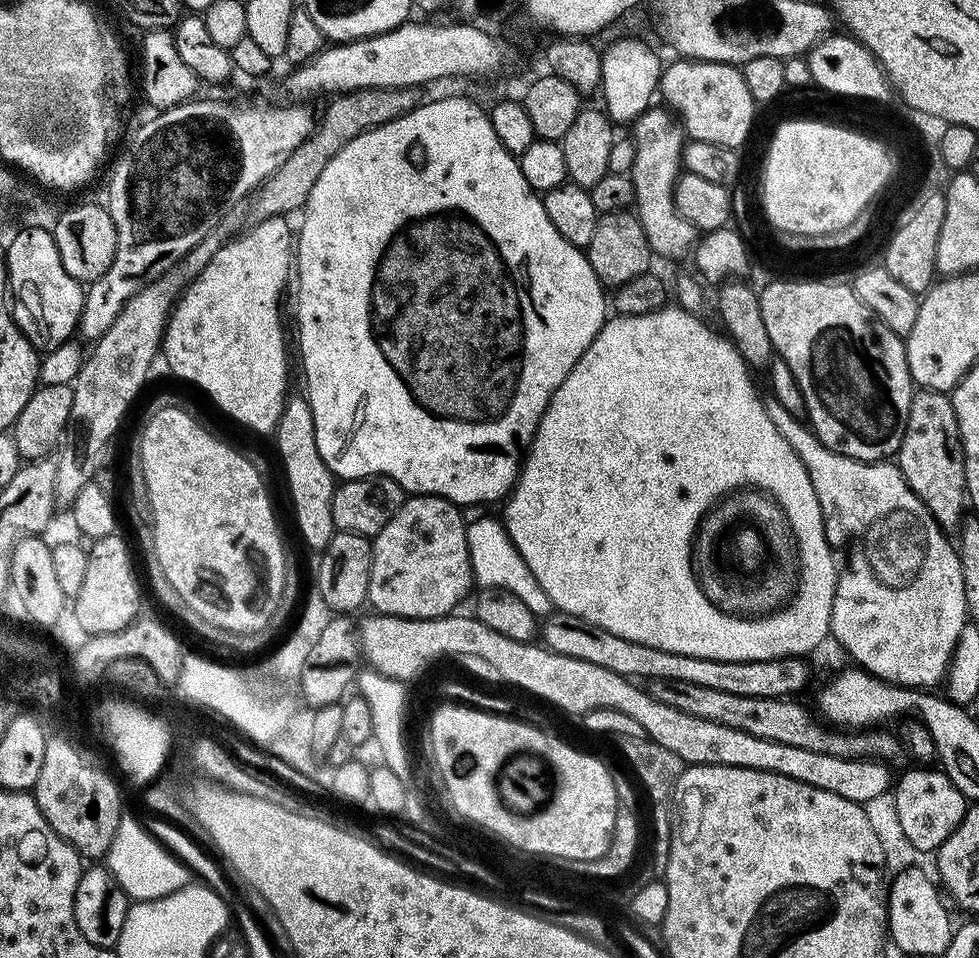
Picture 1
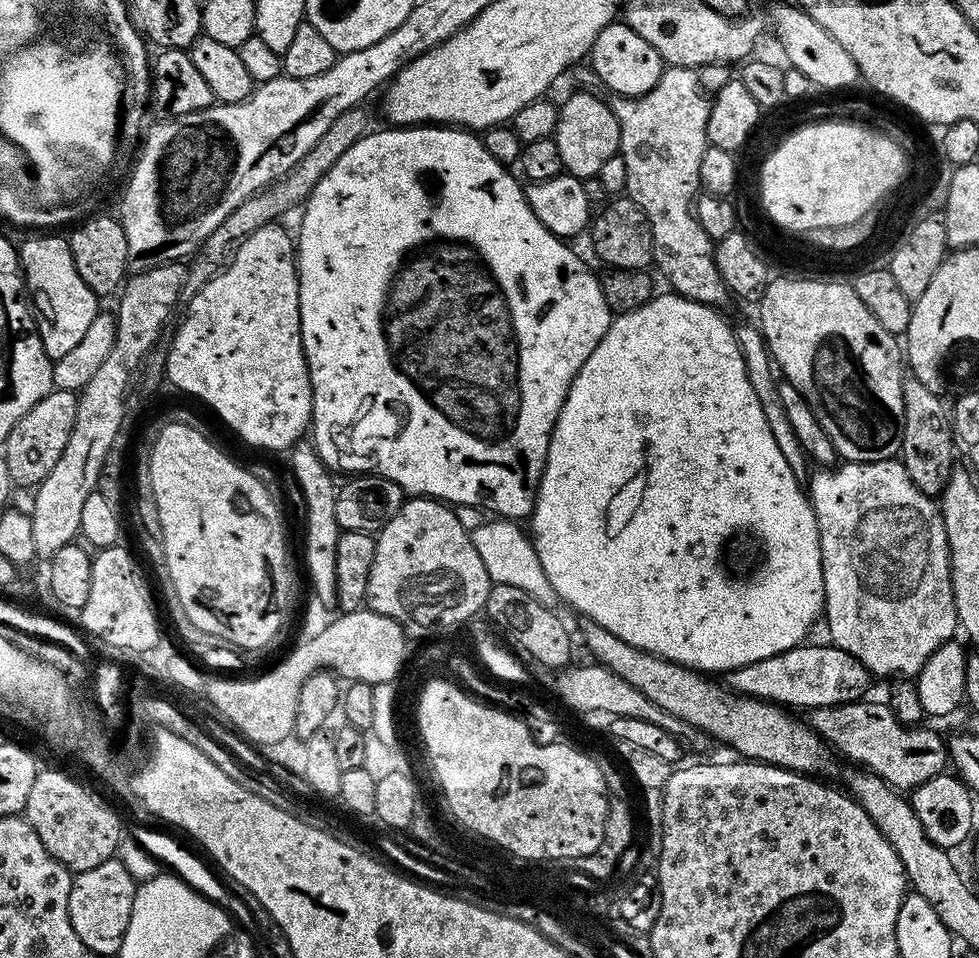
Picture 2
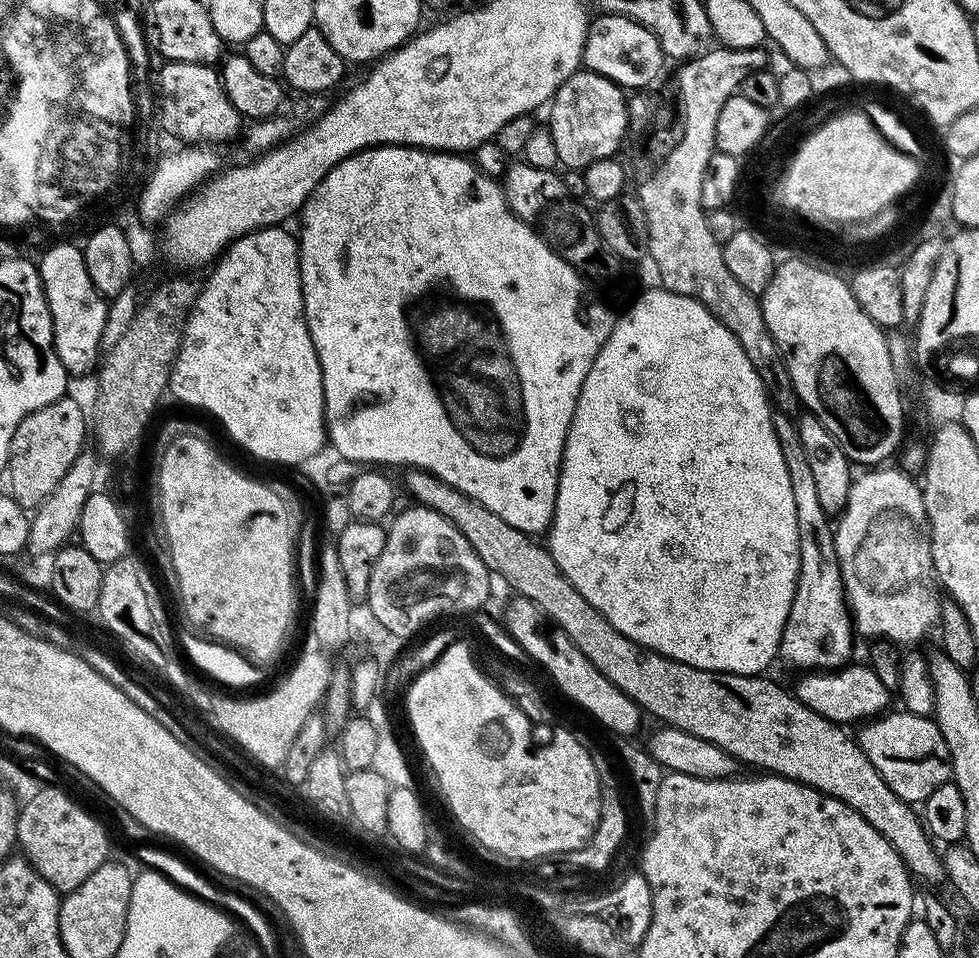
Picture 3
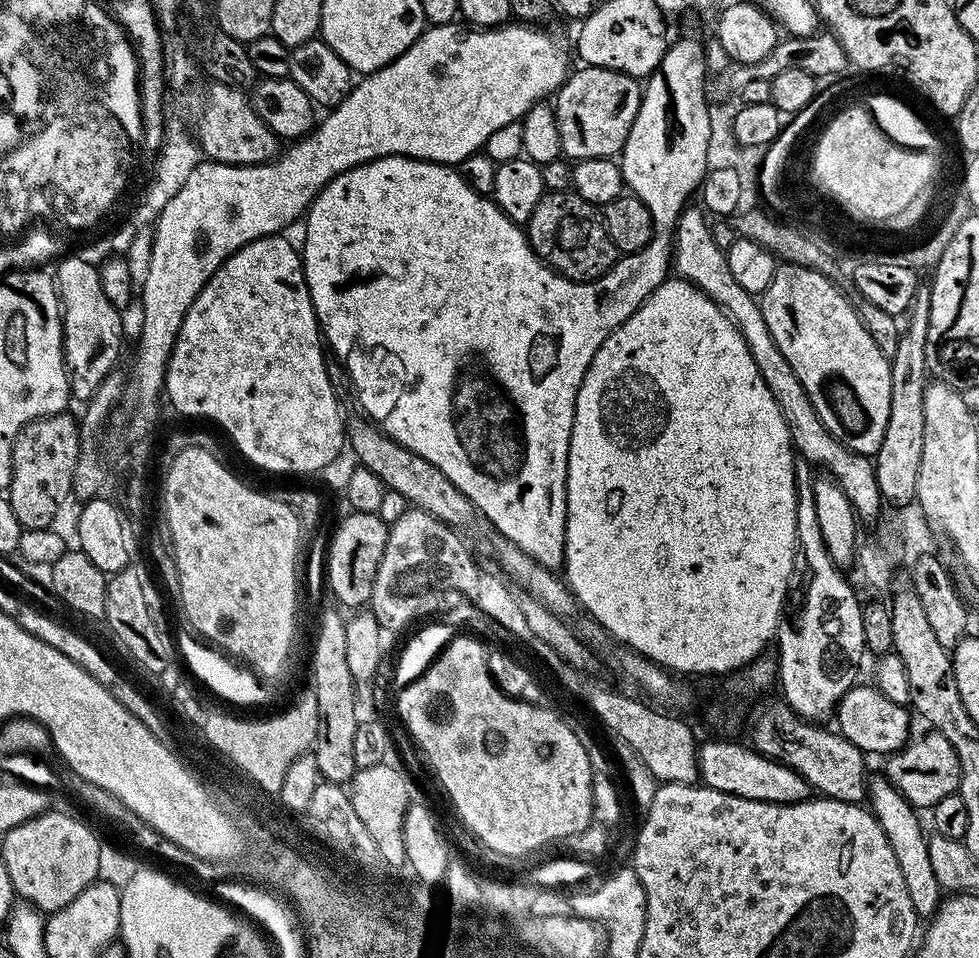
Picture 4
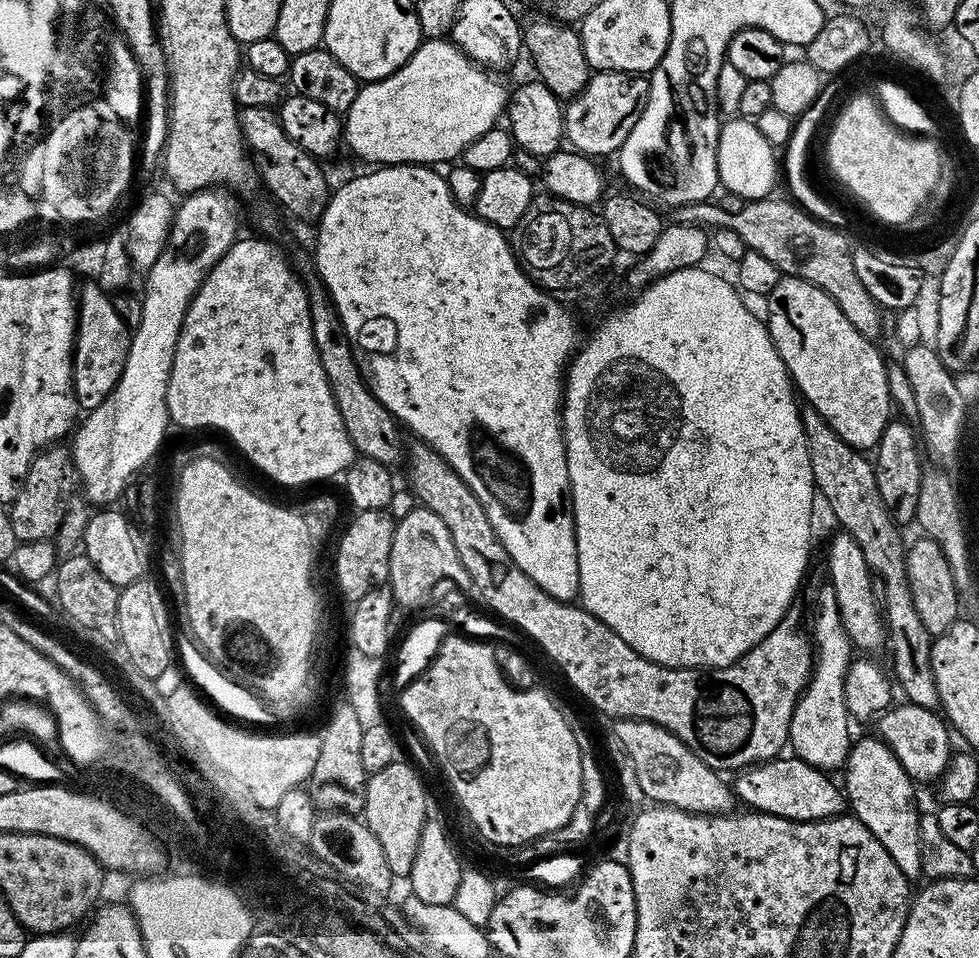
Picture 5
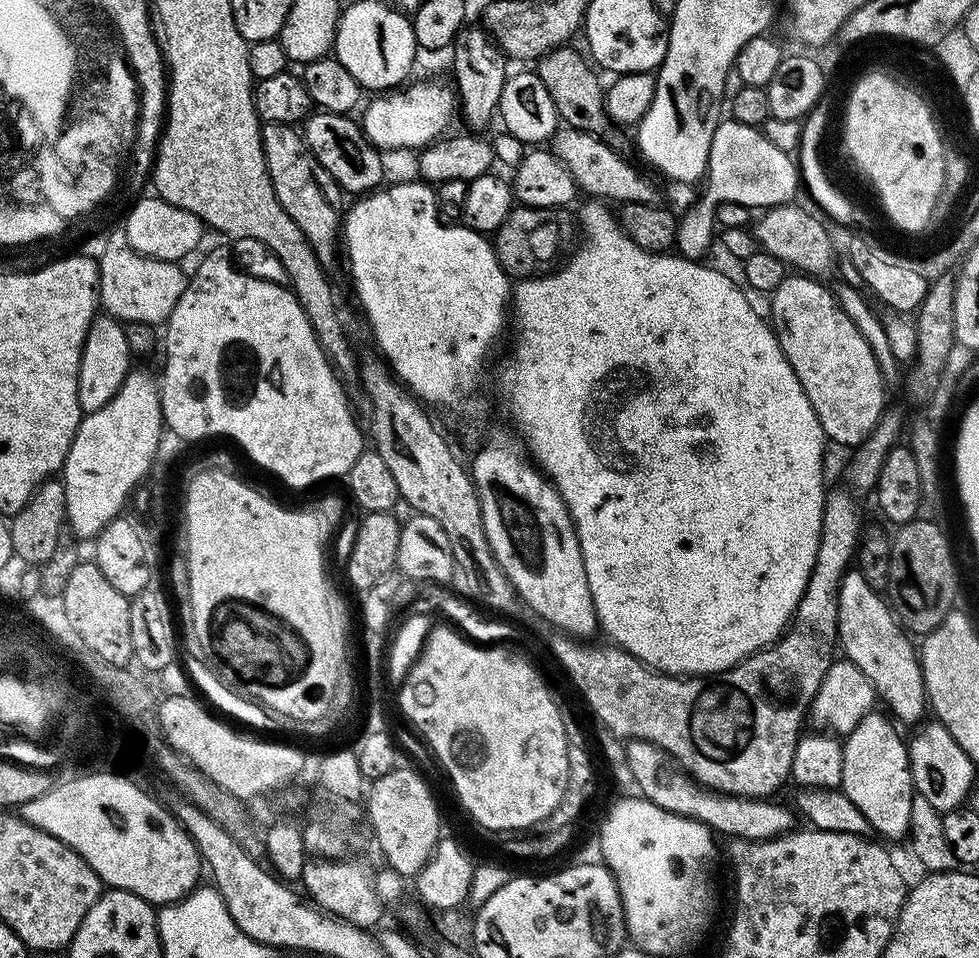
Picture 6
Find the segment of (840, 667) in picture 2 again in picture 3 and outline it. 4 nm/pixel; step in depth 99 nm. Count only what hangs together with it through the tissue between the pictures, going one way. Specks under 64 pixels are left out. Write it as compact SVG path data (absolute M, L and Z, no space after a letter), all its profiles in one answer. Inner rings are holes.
M852 662L835 670L812 670L801 675L804 677L794 687L795 697L810 710L841 726L856 726L881 715L889 707L890 692L867 663L856 663Z

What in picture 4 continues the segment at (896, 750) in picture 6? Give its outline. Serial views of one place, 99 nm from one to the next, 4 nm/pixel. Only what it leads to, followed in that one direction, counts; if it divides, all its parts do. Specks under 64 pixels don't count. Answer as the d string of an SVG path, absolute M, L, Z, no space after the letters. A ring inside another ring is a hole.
M873 775L869 779L866 800L870 805L872 815L882 826L890 842L890 850L894 850L894 858L898 858L898 866L902 869L902 878L906 882L906 891L910 894L910 903L914 905L917 917L932 917L940 907L942 890L930 866L928 836L923 826L920 825L919 818L916 817L919 816L917 809L913 808L911 802L883 775Z

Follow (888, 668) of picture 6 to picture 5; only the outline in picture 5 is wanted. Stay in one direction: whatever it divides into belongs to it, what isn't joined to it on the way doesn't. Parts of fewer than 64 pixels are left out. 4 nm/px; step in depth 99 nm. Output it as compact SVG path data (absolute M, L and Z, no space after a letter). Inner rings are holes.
M843 530L837 531L837 536L828 544L828 576L830 587L836 595L836 605L842 618L842 626L851 638L853 645L860 648L880 648L886 644L886 625L882 608L874 600L871 584L874 577L858 542Z

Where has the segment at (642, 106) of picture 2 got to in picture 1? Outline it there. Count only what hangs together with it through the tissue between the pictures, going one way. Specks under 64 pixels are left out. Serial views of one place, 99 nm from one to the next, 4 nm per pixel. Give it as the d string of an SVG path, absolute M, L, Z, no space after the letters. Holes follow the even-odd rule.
M649 106L630 128L630 138L634 142L634 166L630 173L636 195L634 214L644 227L653 253L657 257L669 256L676 260L679 256L687 257L695 249L698 239L696 227L678 214L674 202L676 181L682 175L686 133L684 125L667 107L656 107Z

